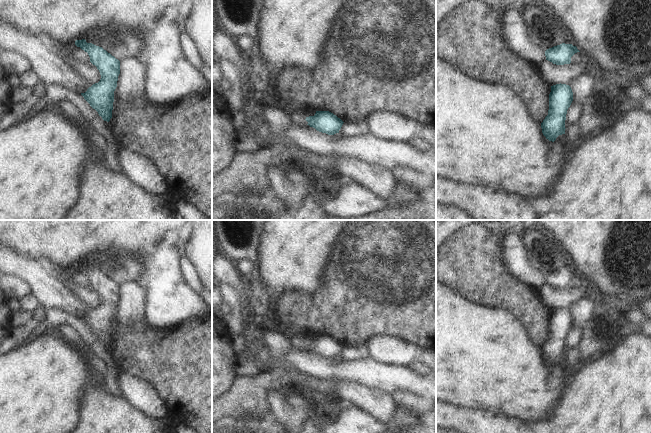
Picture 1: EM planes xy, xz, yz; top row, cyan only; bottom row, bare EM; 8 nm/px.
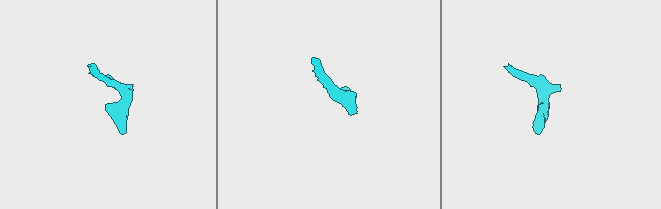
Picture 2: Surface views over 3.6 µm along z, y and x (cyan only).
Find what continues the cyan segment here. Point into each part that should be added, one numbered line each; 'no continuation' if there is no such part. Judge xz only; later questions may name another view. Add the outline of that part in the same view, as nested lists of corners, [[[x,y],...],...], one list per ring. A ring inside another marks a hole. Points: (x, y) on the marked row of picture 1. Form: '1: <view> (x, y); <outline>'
no continuation

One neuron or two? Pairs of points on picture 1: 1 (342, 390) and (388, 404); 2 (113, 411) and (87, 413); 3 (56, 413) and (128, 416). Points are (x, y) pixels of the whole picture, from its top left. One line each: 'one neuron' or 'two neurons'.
1: one neuron
2: one neuron
3: two neurons

